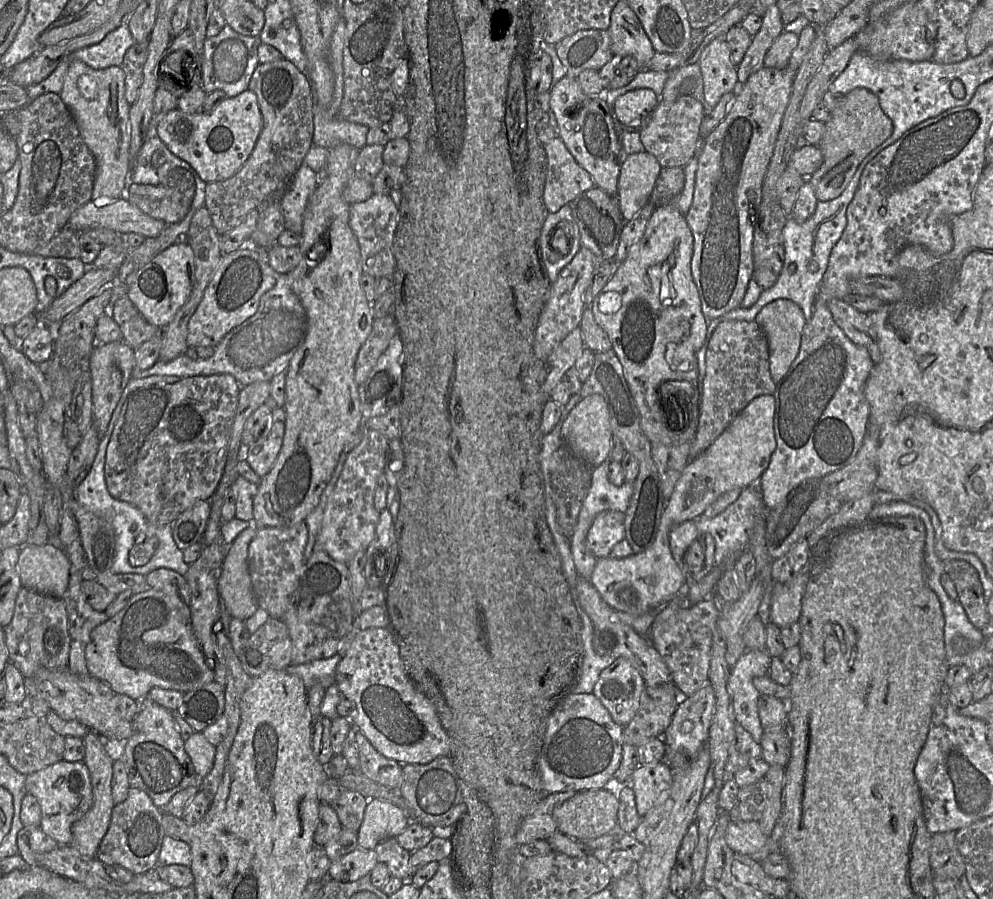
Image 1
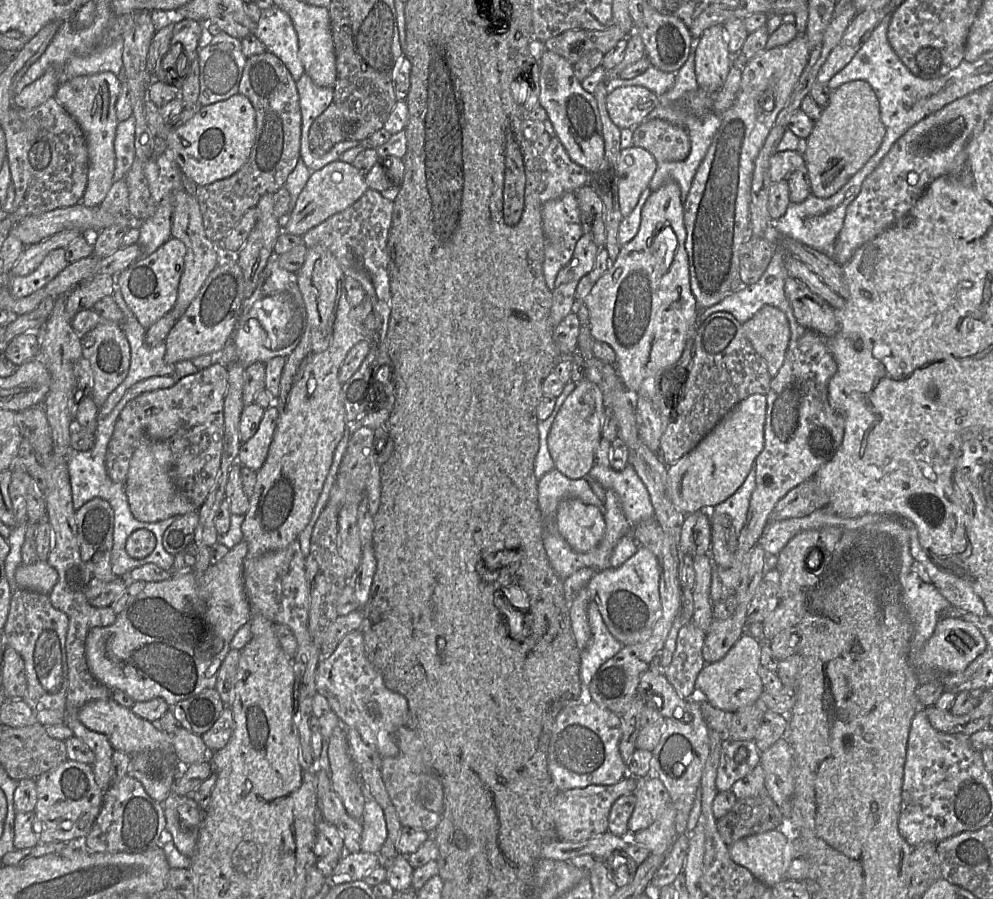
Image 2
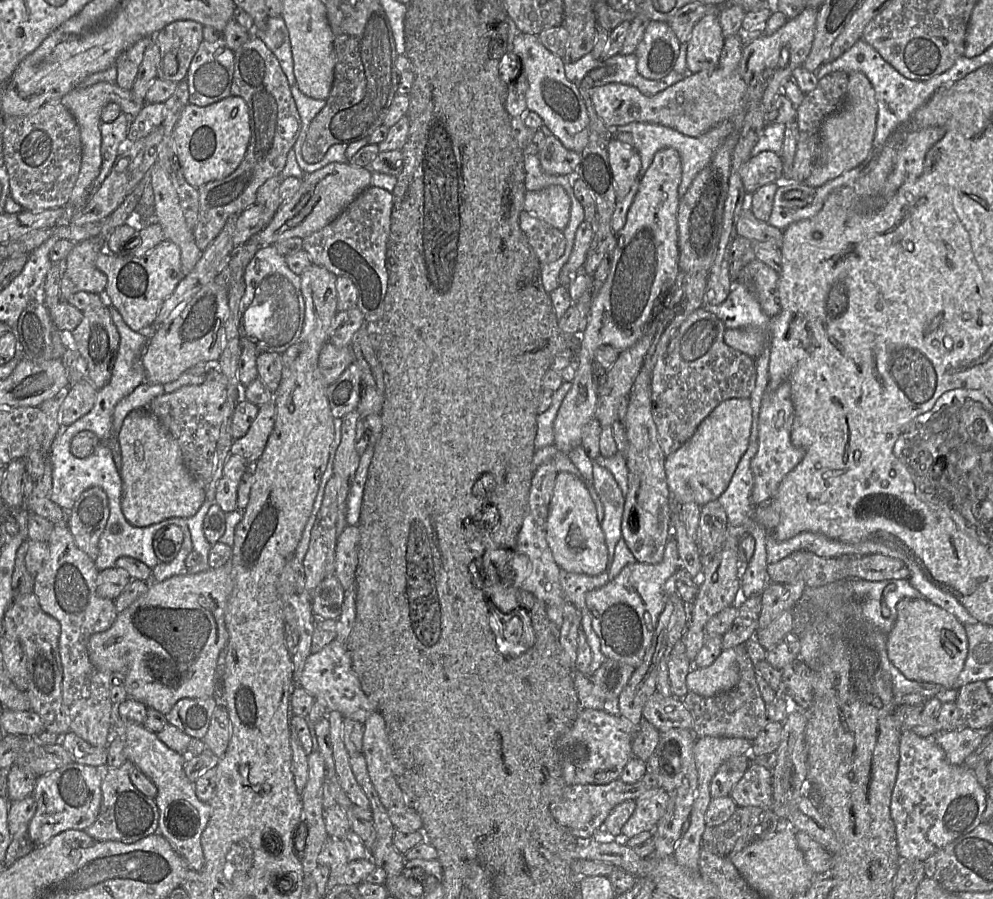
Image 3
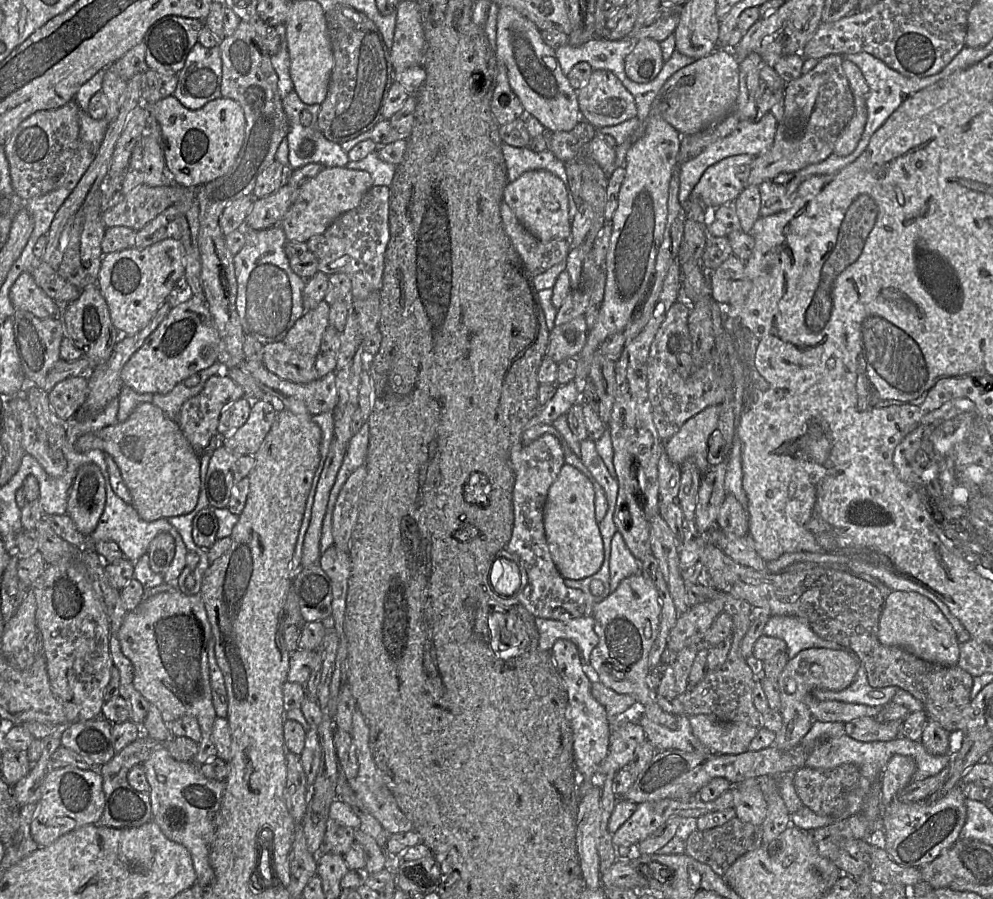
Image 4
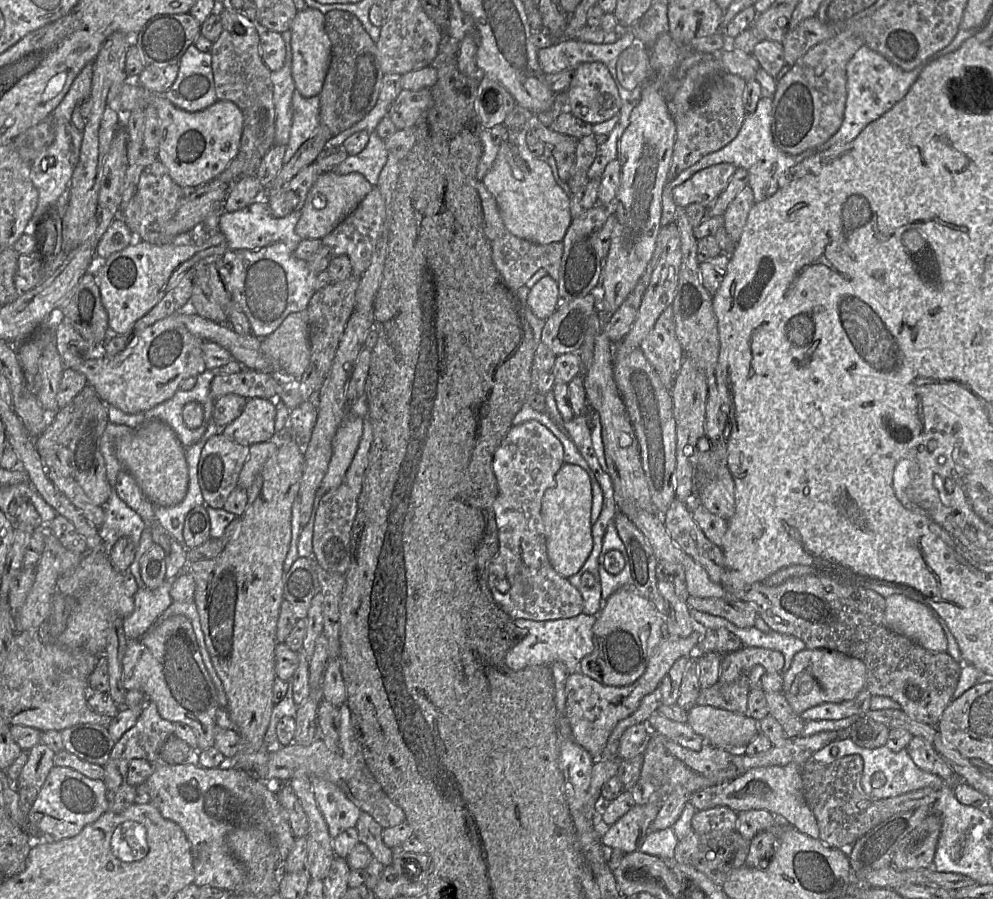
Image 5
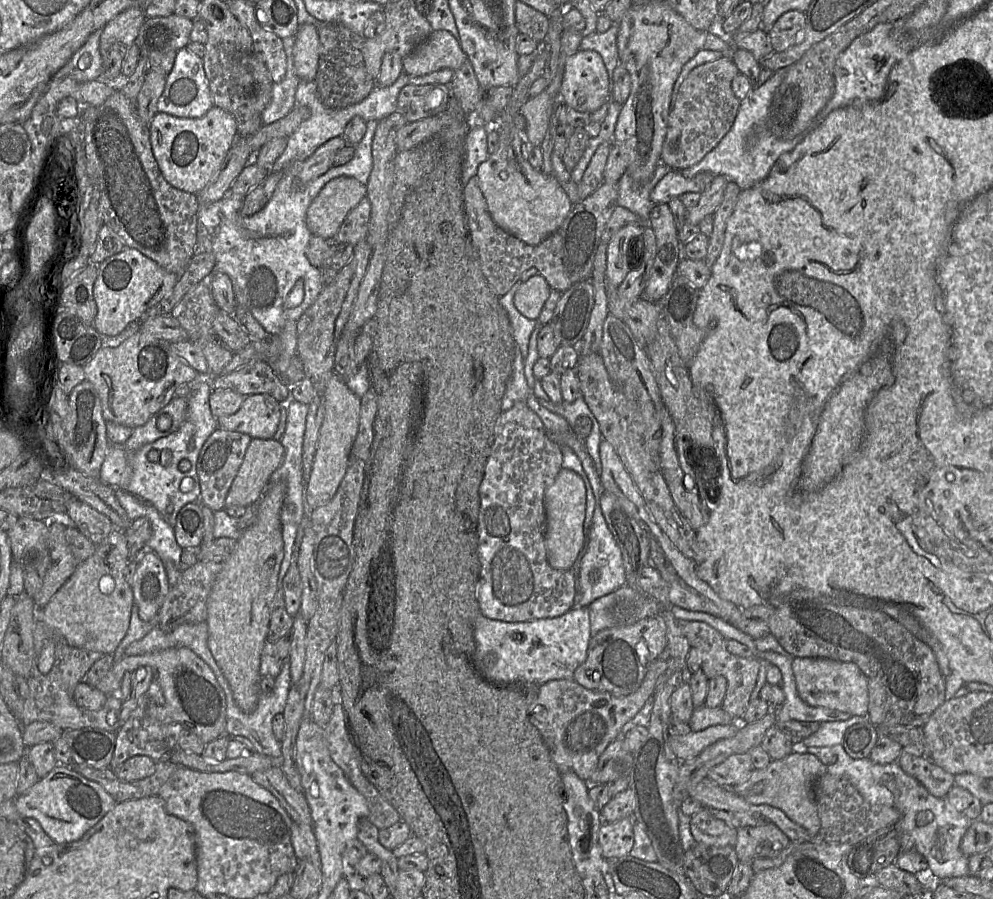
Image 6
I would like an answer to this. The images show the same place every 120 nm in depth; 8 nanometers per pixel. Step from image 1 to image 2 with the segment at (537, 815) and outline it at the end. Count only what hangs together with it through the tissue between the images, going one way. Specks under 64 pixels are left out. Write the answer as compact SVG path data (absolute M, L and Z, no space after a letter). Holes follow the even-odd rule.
M630 775L613 785L589 785L559 791L553 801L553 820L559 840L579 842L608 831L608 817L613 803L621 796L634 793L637 778Z

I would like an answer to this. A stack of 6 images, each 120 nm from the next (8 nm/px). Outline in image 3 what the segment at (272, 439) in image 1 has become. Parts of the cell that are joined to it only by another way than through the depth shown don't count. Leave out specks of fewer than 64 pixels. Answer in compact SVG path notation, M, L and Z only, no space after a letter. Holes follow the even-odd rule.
M273 402L259 406L257 417L247 433L233 441L230 453L253 465L262 455L275 425L276 408Z

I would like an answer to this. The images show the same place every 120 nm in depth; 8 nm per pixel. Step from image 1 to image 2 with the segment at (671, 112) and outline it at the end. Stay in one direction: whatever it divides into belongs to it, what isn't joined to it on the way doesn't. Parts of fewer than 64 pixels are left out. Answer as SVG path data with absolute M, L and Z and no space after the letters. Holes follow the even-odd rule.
M662 119L644 121L633 128L632 142L647 150L657 162L683 161L691 150L687 131Z

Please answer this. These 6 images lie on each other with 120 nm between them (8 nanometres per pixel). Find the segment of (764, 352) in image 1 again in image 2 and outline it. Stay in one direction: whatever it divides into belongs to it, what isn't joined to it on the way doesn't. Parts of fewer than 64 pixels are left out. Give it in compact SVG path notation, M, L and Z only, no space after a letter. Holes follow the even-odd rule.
M715 312L698 321L688 373L671 398L669 420L660 440L661 460L672 465L692 451L737 403L753 394L766 395L771 379L767 363L746 337L743 324L732 314Z

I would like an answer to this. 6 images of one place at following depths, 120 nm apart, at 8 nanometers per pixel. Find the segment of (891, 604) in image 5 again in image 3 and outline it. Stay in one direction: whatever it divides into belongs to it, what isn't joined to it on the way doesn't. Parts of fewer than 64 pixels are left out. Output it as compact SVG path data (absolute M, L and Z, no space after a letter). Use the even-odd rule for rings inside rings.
M903 599L897 604L896 612L894 626L887 635L889 661L909 680L939 684L950 689L962 671L968 653L964 625L955 616L925 599Z

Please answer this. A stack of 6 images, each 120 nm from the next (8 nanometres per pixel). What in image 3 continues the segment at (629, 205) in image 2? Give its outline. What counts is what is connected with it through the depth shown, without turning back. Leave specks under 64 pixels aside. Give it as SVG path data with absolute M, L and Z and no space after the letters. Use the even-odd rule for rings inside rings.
M615 139L608 144L608 158L615 181L616 202L622 201L633 184L639 181L641 158L634 147Z

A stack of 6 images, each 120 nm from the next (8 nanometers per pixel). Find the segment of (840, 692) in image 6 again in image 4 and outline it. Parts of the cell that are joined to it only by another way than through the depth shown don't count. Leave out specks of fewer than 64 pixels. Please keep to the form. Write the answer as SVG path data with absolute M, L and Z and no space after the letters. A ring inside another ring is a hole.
M809 648L800 651L793 659L789 659L778 678L783 724L776 733L774 746L784 751L799 746L815 721L805 697L815 689L841 691L847 688L855 679L860 664L858 656L843 649Z

